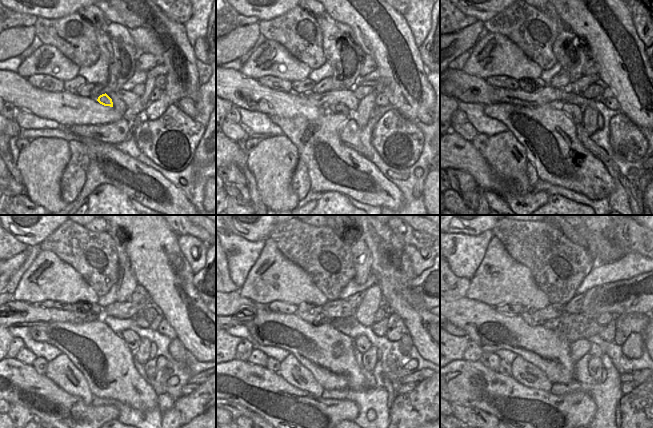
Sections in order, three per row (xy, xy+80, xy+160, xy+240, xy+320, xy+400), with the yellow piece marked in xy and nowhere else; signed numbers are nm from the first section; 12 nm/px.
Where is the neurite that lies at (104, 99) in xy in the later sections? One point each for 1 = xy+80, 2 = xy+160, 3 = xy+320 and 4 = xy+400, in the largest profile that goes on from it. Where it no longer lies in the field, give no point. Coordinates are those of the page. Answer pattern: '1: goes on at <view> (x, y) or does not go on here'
1: goes on at xy+80 (341, 108)
2: goes on at xy+160 (573, 111)
3: goes on at xy+320 (362, 344)
4: goes on at xy+400 (595, 350)

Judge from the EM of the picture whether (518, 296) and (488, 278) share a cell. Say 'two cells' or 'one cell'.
one cell

